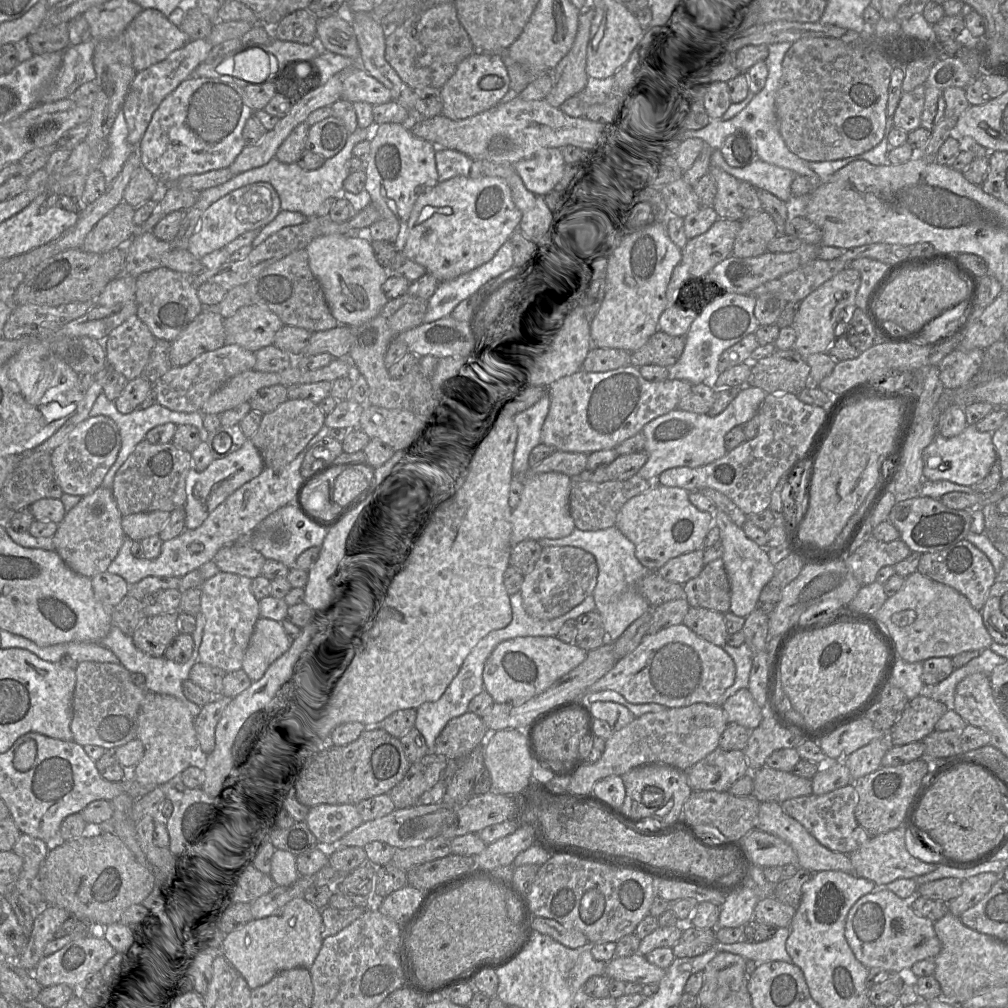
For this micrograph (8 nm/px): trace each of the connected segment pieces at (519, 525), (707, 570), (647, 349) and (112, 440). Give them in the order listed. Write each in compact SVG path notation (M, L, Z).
M558 472L539 474L524 483L519 504L511 515L512 547L525 540L563 538L574 531L575 524L569 510L571 483L570 476Z
M722 558L706 564L696 577L683 584L683 589L690 607L729 612L730 582Z
M658 330L642 347L631 353L630 364L637 368L645 365L670 367L682 355L685 343L685 336L673 336Z
M99 415L80 422L51 452L54 472L63 492L81 497L93 493L102 486L104 477L115 463L120 449L120 430L111 418Z

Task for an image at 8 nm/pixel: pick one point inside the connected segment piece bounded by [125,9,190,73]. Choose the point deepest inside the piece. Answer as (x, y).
(151, 37)

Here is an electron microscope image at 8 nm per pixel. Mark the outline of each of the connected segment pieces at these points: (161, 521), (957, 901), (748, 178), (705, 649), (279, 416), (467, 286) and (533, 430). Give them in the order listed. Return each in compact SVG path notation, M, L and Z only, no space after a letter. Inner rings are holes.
M152 511L123 516L121 525L127 538L141 541L144 538L158 535L171 513L167 511Z
M986 872L964 879L960 895L948 903L949 911L954 916L960 917L962 913L981 901L1000 878L1001 875Z
M719 149L712 152L710 165L721 168L734 178L748 182L757 189L773 194L784 203L792 198L790 186L797 174L789 169L769 164L760 159L743 168L731 167L724 160Z
M683 623L648 634L631 653L584 694L611 690L633 704L656 703L667 708L680 708L696 703L713 705L735 681L733 659L722 648L701 638Z
M288 399L272 412L263 414L259 428L249 440L259 451L264 466L279 470L307 446L324 425L325 417L318 404L308 399Z
M510 240L506 241L497 251L497 253L494 255L494 257L486 262L485 264L475 268L474 270L467 272L465 274L462 274L458 276L455 279L443 281L439 283L439 286L437 287L434 294L430 297L430 299L427 301L427 309L426 313L423 318L423 323L430 323L434 322L436 320L442 319L444 317L450 316L452 311L455 309L455 307L463 300L469 298L474 293L476 293L483 285L491 281L492 279L498 277L500 274L508 271L510 268L518 268L518 267L512 267L512 262L514 261L514 248L512 246L512 243Z
M549 397L514 418L516 446L512 463L513 476L525 473L529 467L529 455L541 443L541 431L550 408Z

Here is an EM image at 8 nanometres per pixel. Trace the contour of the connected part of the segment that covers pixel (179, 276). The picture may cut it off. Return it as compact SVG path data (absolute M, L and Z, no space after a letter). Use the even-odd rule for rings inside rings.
M160 267L136 277L136 316L149 328L155 339L172 342L201 313L193 275Z

